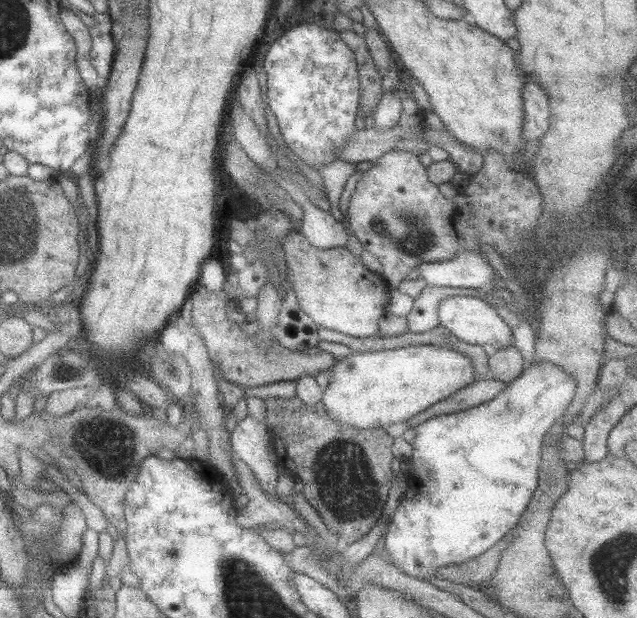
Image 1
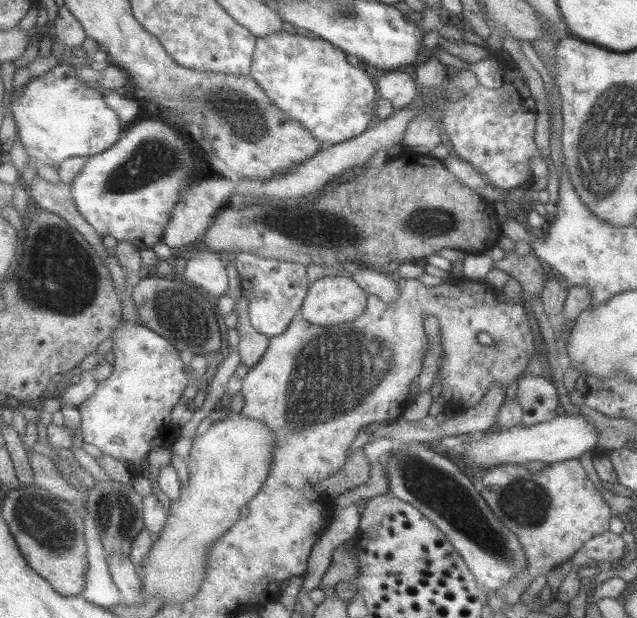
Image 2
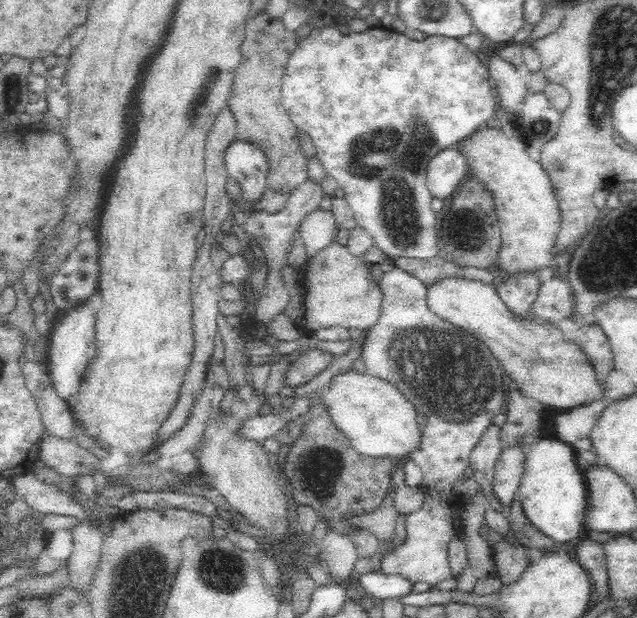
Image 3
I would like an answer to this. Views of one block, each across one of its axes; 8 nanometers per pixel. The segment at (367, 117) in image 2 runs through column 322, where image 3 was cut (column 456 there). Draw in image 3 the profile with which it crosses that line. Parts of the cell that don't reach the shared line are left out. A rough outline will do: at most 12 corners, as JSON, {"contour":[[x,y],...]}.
{"contour":[[313,28],[282,108],[390,259],[432,157],[493,116],[457,38]]}

